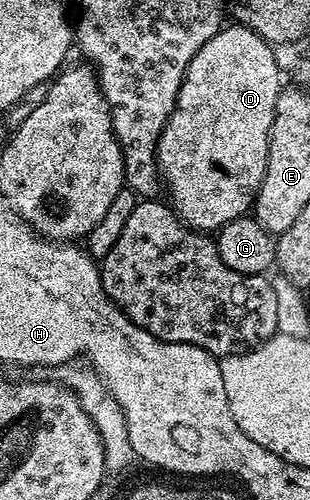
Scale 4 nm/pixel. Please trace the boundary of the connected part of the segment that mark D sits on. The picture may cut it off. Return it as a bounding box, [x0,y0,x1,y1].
[156,23,282,231]

